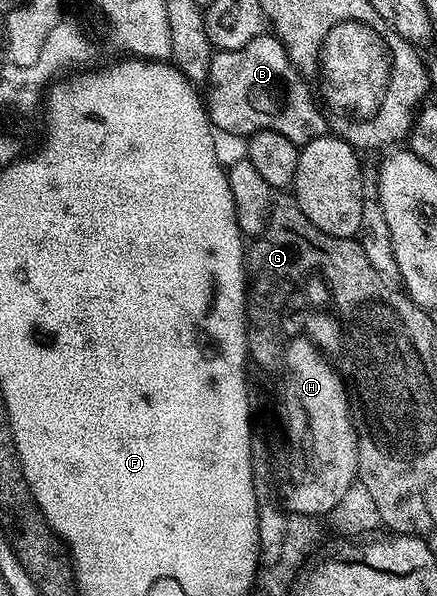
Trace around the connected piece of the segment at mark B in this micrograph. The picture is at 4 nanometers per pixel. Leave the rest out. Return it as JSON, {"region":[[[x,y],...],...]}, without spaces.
{"region":[[[264,33],[236,51],[216,50],[212,54],[205,82],[205,110],[212,124],[223,119],[223,124],[218,127],[222,134],[249,137],[255,131],[276,131],[289,137],[289,141],[302,145],[328,134],[329,131],[327,116],[318,106],[311,107],[313,91],[312,88],[311,91],[307,88],[307,82],[305,76],[292,65],[287,48],[281,40],[274,34]]]}

